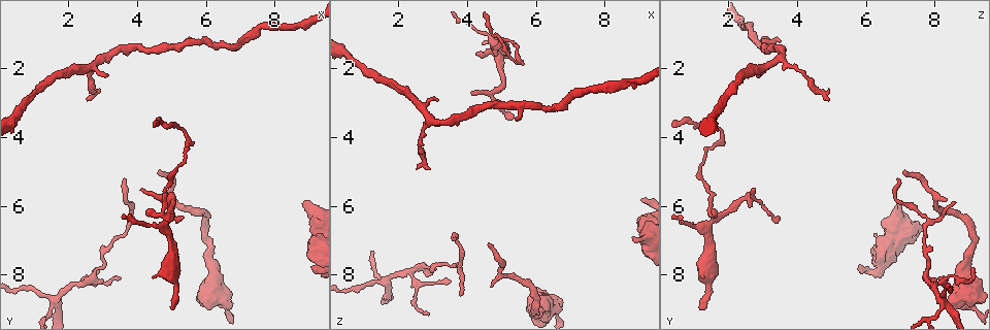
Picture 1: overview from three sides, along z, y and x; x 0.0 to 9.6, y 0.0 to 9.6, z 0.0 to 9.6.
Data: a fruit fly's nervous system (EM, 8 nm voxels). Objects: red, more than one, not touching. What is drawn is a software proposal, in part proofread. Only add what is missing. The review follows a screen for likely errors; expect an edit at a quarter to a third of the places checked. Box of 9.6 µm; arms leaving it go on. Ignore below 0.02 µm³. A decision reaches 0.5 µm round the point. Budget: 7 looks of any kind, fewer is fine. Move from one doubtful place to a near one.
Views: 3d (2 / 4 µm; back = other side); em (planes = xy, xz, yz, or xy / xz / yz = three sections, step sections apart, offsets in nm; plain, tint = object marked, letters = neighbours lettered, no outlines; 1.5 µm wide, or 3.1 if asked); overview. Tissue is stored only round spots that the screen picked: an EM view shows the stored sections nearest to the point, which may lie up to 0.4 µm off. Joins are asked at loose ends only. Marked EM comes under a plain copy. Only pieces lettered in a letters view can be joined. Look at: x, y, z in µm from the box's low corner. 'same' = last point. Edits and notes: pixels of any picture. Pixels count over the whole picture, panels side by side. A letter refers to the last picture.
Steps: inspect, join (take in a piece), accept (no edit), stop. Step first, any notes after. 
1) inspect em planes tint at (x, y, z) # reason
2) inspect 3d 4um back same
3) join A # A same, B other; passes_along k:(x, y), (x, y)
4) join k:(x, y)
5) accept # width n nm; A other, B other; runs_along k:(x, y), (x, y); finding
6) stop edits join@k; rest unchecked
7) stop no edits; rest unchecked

inspect em xz step 4 letters at (5.30, 6.30, 3.50) # thin end

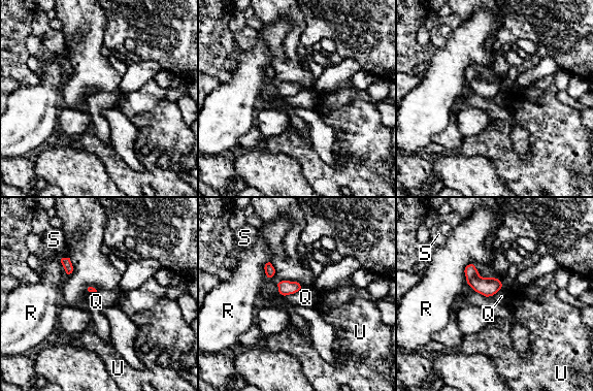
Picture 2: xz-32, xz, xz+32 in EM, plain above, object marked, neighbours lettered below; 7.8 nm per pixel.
inspect em planes letters same # another direction

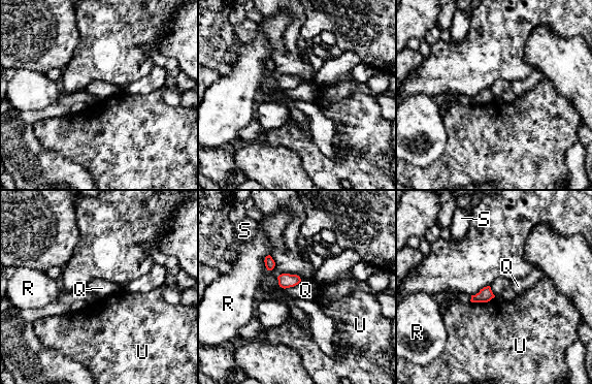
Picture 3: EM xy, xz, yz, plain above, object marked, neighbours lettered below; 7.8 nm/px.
accept # Q other, R other, S other, U other; none of them fits

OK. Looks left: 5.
inspect 3d 4um back at (5.45, 1.25, 3.50) # an open end

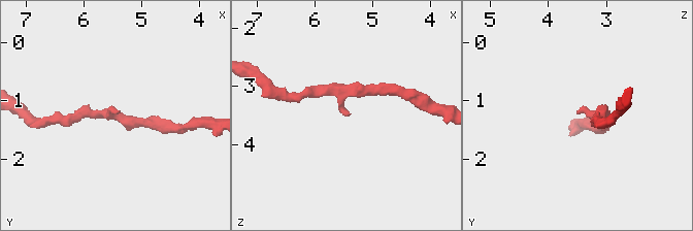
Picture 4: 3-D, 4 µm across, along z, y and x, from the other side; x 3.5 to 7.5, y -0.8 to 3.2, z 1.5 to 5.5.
inspect em planes letters at (5.40, 1.20, 3.55) # arm_widths 190, 190 nm; now the EM

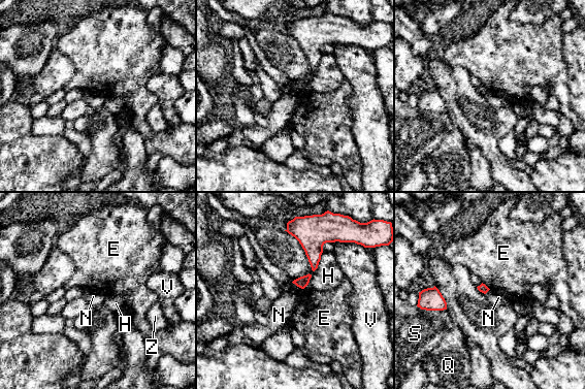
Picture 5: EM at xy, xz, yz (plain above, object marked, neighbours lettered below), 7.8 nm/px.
accept # E other, H other, N other, Q other, S other, V other, Z other; border 5:(292, 282), (301, 289); none of them fits

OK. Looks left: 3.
inspect 3d 4um at (4.60, 4.90, 7.15) # tapers out

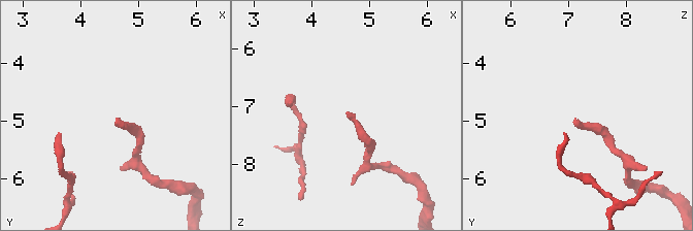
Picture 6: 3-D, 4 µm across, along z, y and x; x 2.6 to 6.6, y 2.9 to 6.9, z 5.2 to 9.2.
inspect em xz step 8 letters at (4.60, 5.00, 7.20)

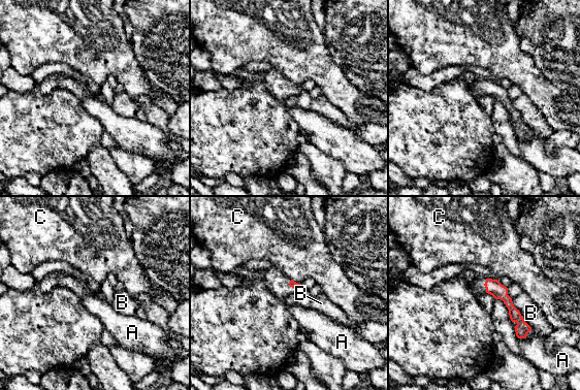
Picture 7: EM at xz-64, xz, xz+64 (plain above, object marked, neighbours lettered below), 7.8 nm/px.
inspect em yz step 4 letters same

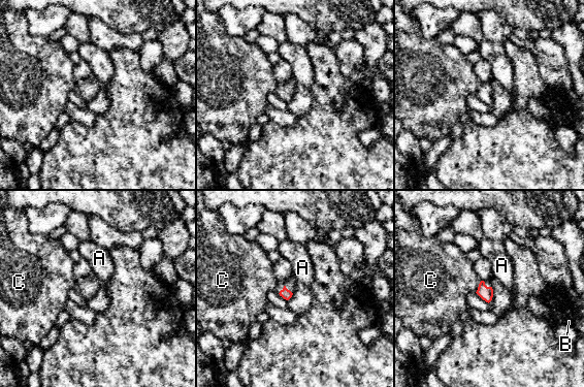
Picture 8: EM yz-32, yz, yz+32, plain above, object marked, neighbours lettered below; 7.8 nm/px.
accept # A other, B other, C other; border 8:(481, 281), (475, 292); none of them fits

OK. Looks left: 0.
stop no edits; rest unchecked

